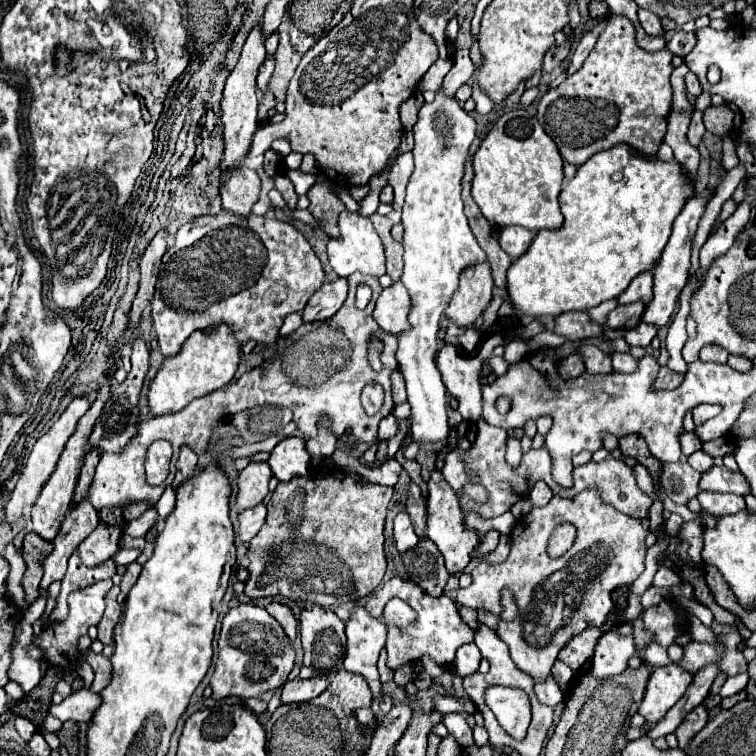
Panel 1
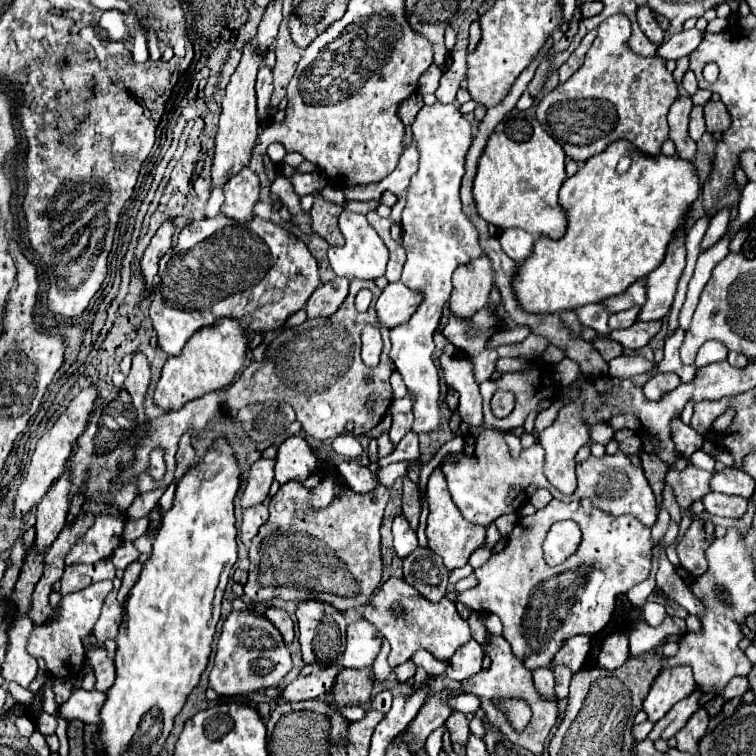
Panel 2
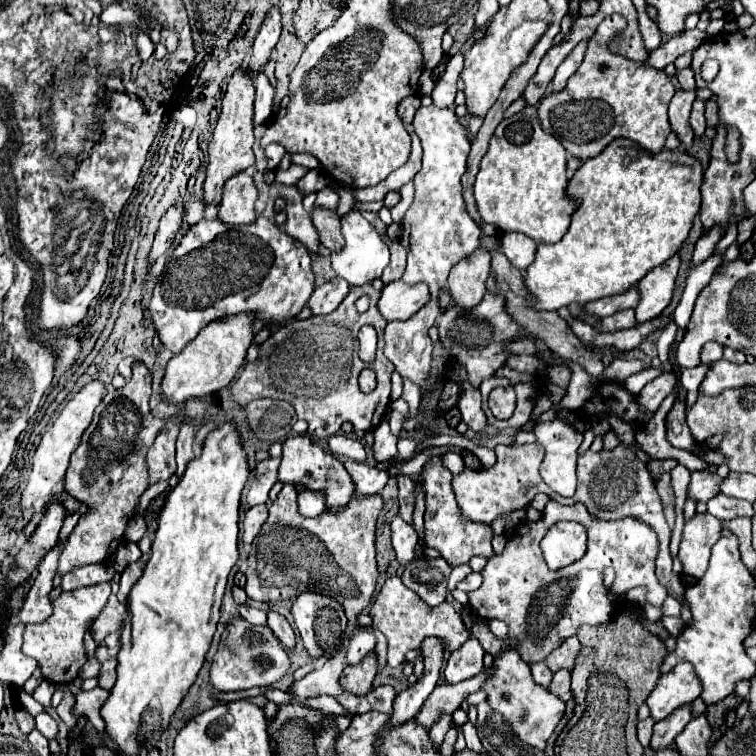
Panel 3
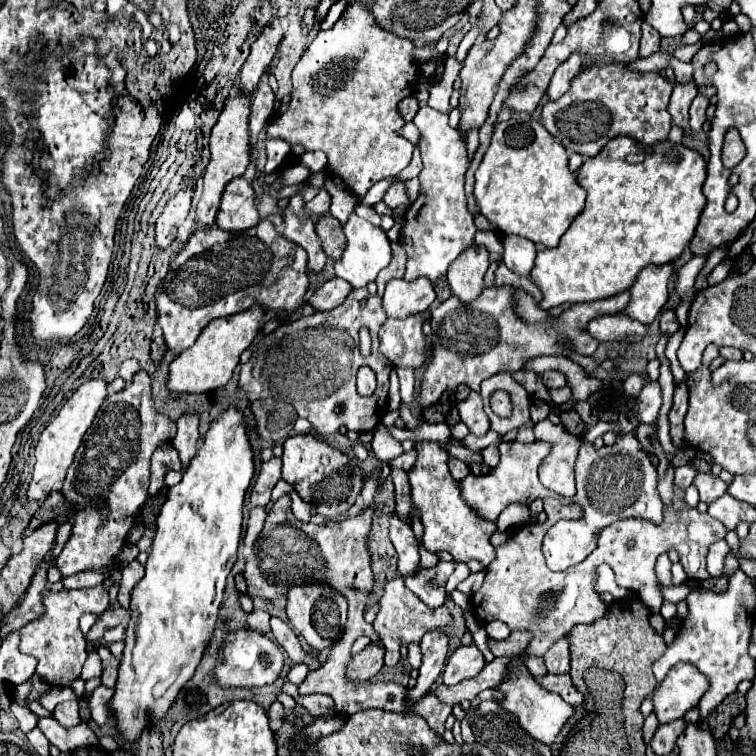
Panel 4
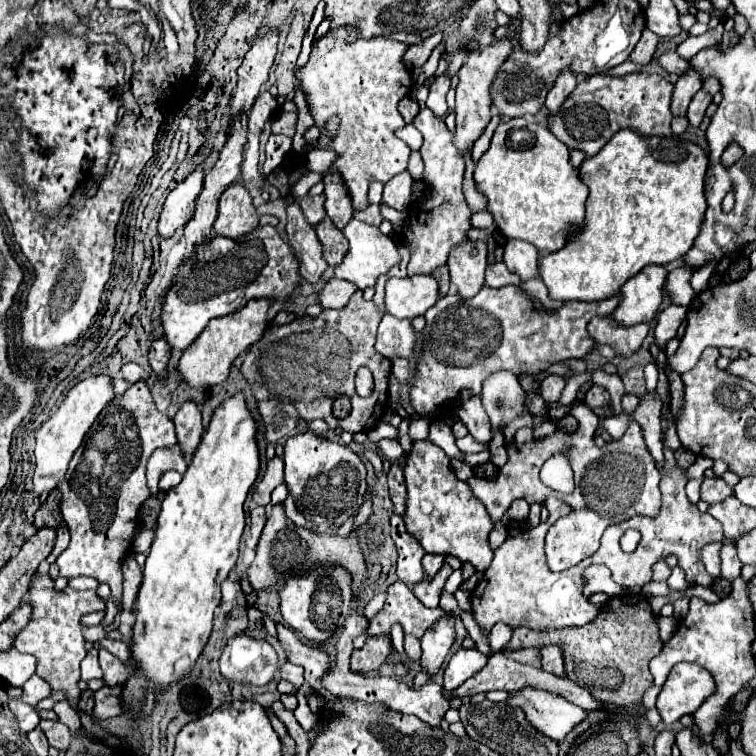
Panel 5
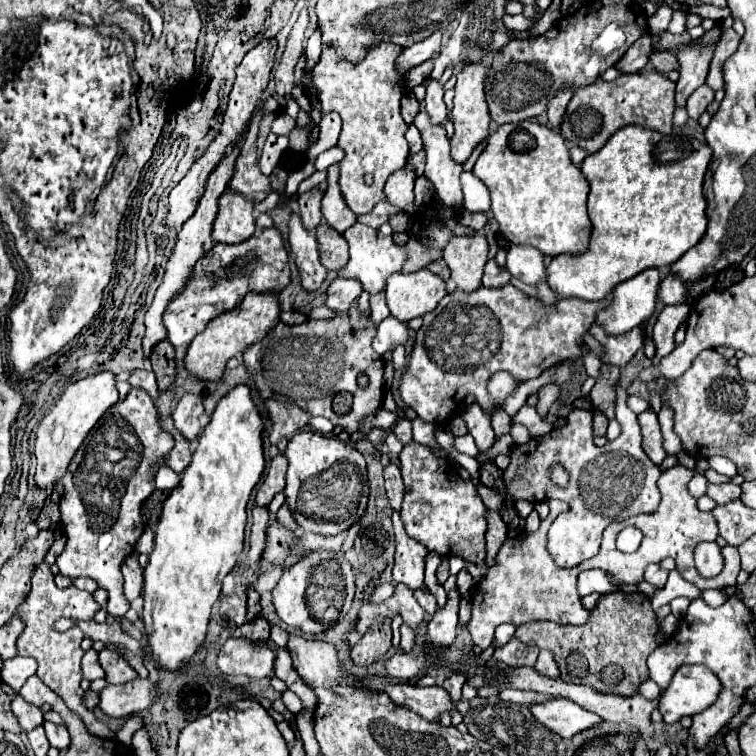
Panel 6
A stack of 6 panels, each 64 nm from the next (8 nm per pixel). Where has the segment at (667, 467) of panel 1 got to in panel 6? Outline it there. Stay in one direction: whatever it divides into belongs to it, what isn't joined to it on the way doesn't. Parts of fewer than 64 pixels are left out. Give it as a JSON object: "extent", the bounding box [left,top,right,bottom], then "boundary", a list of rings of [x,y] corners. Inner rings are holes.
{"extent":[706,484,740,504],"boundary":[[[708,484],[706,488],[706,496],[710,496],[716,504],[726,504],[734,498],[738,498],[738,492],[740,492],[740,486],[734,486],[734,484]]]}

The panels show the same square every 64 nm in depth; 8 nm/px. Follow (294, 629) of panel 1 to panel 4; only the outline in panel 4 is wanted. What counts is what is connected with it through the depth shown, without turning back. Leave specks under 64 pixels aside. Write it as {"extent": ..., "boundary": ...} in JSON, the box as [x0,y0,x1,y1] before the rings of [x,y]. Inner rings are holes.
{"extent":[270,616,320,670],"boundary":[[[272,616],[272,618],[270,618],[270,628],[272,628],[272,634],[274,634],[274,638],[278,640],[278,644],[280,644],[280,646],[286,650],[286,654],[290,656],[290,660],[294,660],[294,662],[304,662],[304,664],[310,666],[310,670],[316,670],[316,668],[320,666],[320,662],[312,660],[310,656],[306,656],[306,654],[302,652],[296,634],[292,632],[292,628],[290,628],[286,622],[282,622],[278,616]]]}

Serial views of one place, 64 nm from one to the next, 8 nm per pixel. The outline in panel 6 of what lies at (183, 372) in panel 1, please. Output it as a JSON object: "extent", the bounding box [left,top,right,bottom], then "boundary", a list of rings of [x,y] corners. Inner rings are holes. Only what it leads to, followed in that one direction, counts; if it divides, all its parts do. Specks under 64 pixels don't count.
{"extent":[184,294,280,382],"boundary":[[[252,294],[242,300],[234,312],[226,312],[218,316],[218,320],[212,320],[204,332],[200,332],[192,344],[188,346],[188,352],[184,356],[184,366],[190,372],[190,376],[204,380],[204,382],[218,382],[224,376],[226,362],[234,358],[236,354],[250,348],[254,342],[262,340],[270,328],[278,322],[280,308],[278,308],[278,294]]]}

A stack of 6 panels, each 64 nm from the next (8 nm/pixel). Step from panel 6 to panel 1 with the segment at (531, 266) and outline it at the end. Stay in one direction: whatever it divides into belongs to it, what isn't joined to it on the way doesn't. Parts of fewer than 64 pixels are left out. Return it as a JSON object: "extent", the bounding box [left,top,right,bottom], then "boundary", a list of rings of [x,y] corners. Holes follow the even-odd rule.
{"extent":[498,226,534,260],"boundary":[[[506,226],[500,230],[498,240],[500,240],[500,246],[508,252],[508,256],[512,260],[516,260],[518,256],[522,256],[530,248],[534,234],[522,226]]]}

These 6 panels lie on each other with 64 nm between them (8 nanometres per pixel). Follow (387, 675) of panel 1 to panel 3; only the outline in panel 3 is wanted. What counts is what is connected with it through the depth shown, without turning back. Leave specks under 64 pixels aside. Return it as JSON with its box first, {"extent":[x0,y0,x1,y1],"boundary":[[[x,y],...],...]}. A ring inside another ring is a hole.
{"extent":[371,629,387,671],"boundary":[[[374,629],[371,630],[376,635],[377,639],[375,651],[378,658],[378,665],[380,671],[387,665],[387,639],[380,631]]]}

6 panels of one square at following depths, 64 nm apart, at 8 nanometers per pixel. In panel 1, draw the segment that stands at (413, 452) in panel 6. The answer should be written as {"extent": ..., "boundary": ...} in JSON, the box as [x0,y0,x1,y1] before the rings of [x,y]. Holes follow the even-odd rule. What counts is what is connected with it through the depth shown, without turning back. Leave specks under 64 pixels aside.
{"extent":[426,470,478,574],"boundary":[[[434,470],[428,480],[428,530],[426,532],[428,532],[428,538],[444,554],[448,572],[450,574],[462,572],[470,562],[470,552],[478,544],[478,538],[474,532],[468,532],[462,526],[462,510],[460,510],[458,494],[452,490],[452,486],[444,480],[444,476],[438,470]]]}

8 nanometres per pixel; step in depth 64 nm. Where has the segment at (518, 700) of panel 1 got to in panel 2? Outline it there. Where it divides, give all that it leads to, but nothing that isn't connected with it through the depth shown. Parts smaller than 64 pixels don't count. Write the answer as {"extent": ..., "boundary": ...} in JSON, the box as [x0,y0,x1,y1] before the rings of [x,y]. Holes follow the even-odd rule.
{"extent":[494,698,530,732],"boundary":[[[506,698],[506,700],[494,699],[494,705],[502,711],[504,718],[510,722],[510,726],[516,732],[522,732],[526,728],[526,724],[530,722],[530,706],[524,702],[514,702],[516,698]]]}

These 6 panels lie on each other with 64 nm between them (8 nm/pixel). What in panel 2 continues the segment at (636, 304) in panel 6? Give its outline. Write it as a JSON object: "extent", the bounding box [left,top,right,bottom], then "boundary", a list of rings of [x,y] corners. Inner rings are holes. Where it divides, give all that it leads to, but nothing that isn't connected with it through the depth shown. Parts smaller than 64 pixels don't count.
{"extent":[638,226,688,322],"boundary":[[[688,226],[678,230],[678,236],[674,236],[674,240],[670,242],[662,264],[646,276],[648,300],[640,308],[638,320],[652,322],[652,320],[664,320],[668,316],[678,282],[686,268],[686,248],[684,248],[686,230],[688,230]]]}

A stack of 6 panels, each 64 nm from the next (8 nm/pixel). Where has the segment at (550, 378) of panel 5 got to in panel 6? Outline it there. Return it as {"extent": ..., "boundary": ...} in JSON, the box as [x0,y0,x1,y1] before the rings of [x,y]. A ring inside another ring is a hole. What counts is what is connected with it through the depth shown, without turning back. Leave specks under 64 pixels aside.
{"extent":[536,382,560,416],"boundary":[[[550,382],[550,384],[542,386],[542,388],[538,390],[538,406],[536,406],[538,414],[540,414],[540,416],[546,416],[548,410],[550,410],[550,406],[552,406],[554,402],[558,402],[558,398],[560,398],[560,384]]]}

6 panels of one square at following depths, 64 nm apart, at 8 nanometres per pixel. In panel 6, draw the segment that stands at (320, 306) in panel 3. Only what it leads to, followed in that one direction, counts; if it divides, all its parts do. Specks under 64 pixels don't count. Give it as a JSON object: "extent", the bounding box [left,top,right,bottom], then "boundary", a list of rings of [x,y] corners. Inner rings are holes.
{"extent":[326,278,360,312],"boundary":[[[336,278],[332,280],[332,284],[326,290],[326,306],[340,312],[350,308],[352,300],[358,298],[360,292],[360,284],[358,280],[344,280],[344,278]]]}

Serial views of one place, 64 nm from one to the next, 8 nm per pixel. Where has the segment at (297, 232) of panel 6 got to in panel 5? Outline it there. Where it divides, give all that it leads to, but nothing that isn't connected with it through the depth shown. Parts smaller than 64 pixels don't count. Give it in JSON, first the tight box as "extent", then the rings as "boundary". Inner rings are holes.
{"extent":[286,202,326,282],"boundary":[[[292,202],[288,208],[288,224],[286,224],[286,234],[288,234],[288,244],[298,252],[298,260],[302,264],[300,272],[302,278],[308,282],[318,282],[322,272],[326,270],[326,260],[322,258],[322,244],[310,226],[310,222],[304,218],[300,204]]]}

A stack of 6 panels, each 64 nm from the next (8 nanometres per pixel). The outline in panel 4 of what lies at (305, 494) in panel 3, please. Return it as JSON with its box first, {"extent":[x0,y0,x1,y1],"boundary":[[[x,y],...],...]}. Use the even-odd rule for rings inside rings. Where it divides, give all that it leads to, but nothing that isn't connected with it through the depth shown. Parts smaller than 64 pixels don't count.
{"extent":[290,490,316,522],"boundary":[[[292,490],[290,494],[292,494],[292,512],[294,512],[294,516],[300,522],[310,522],[310,518],[314,516],[314,510],[316,510],[314,504],[302,500],[302,496],[296,490]]]}

